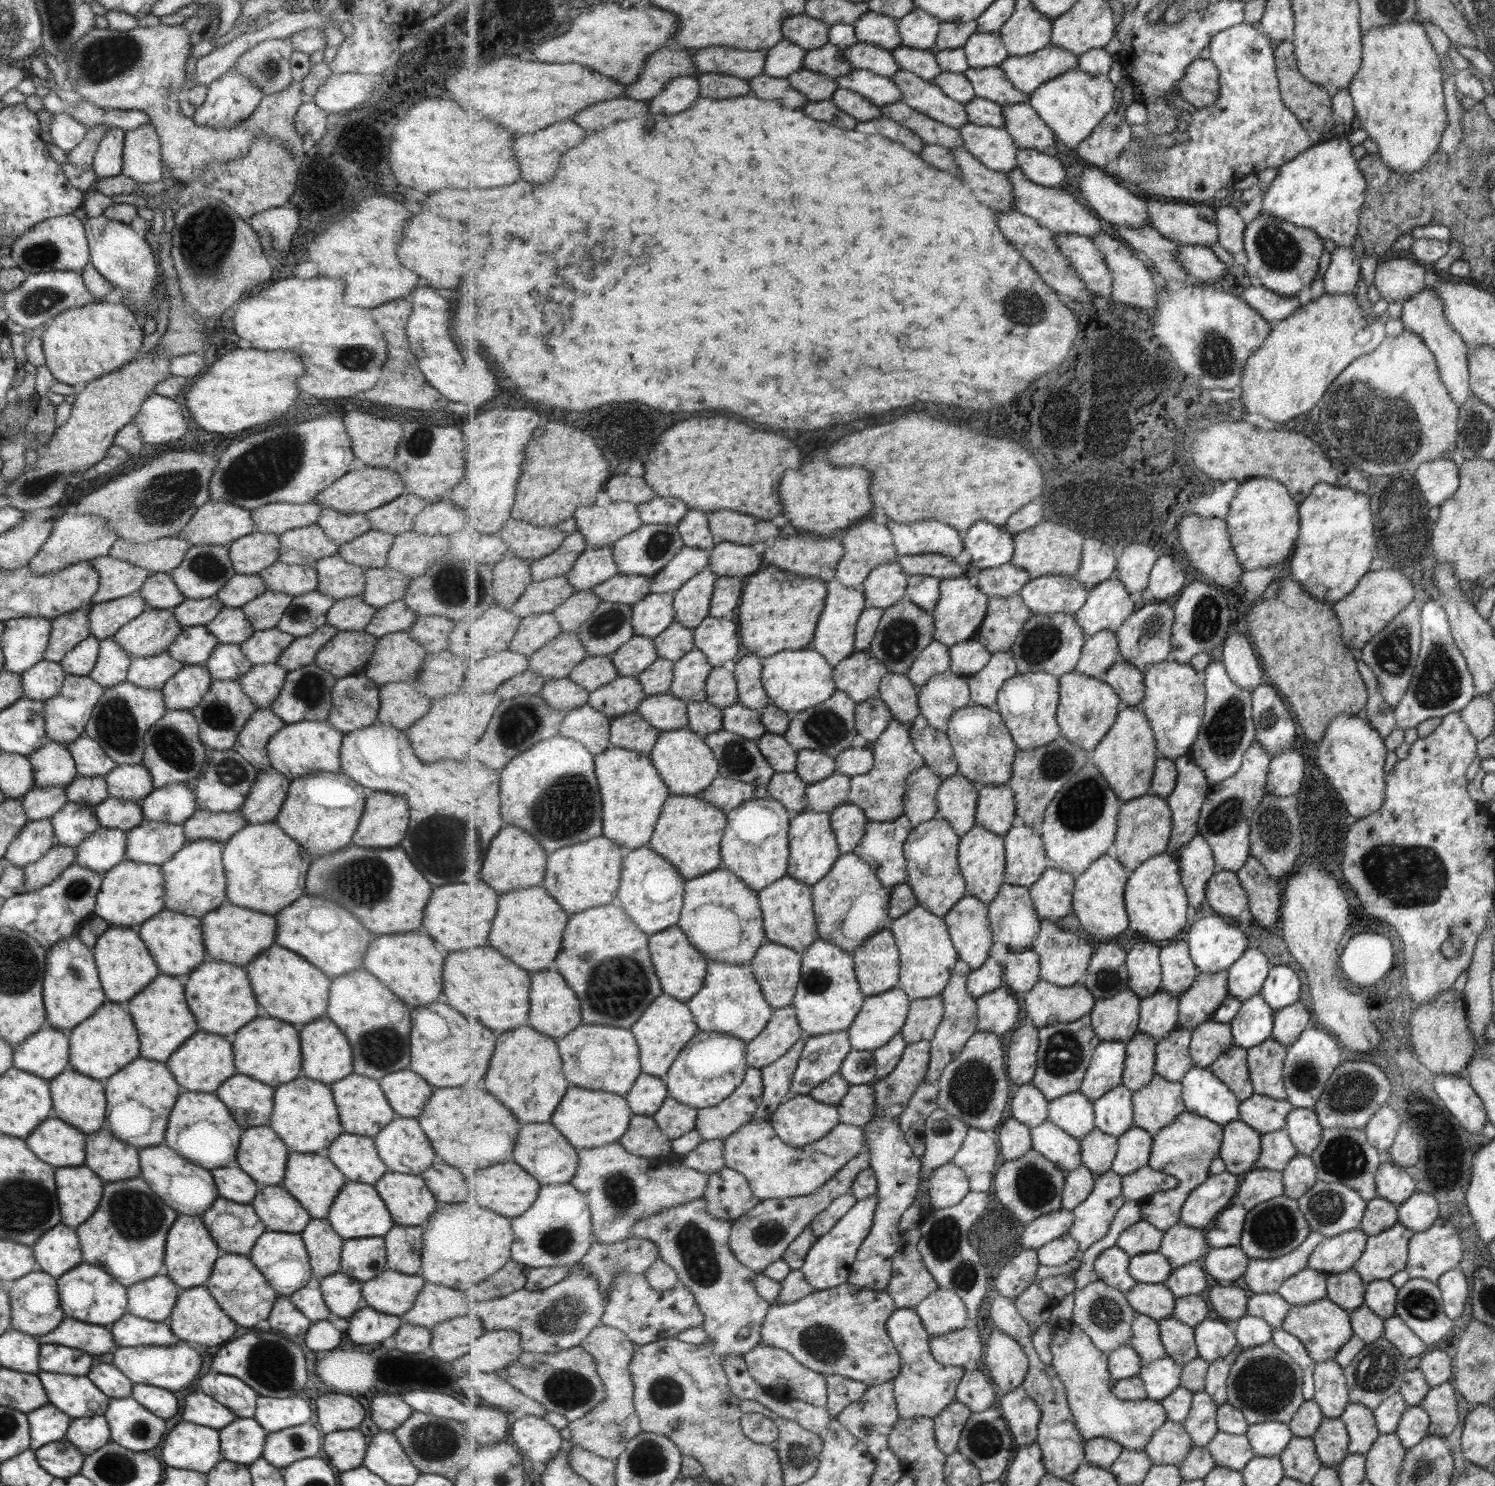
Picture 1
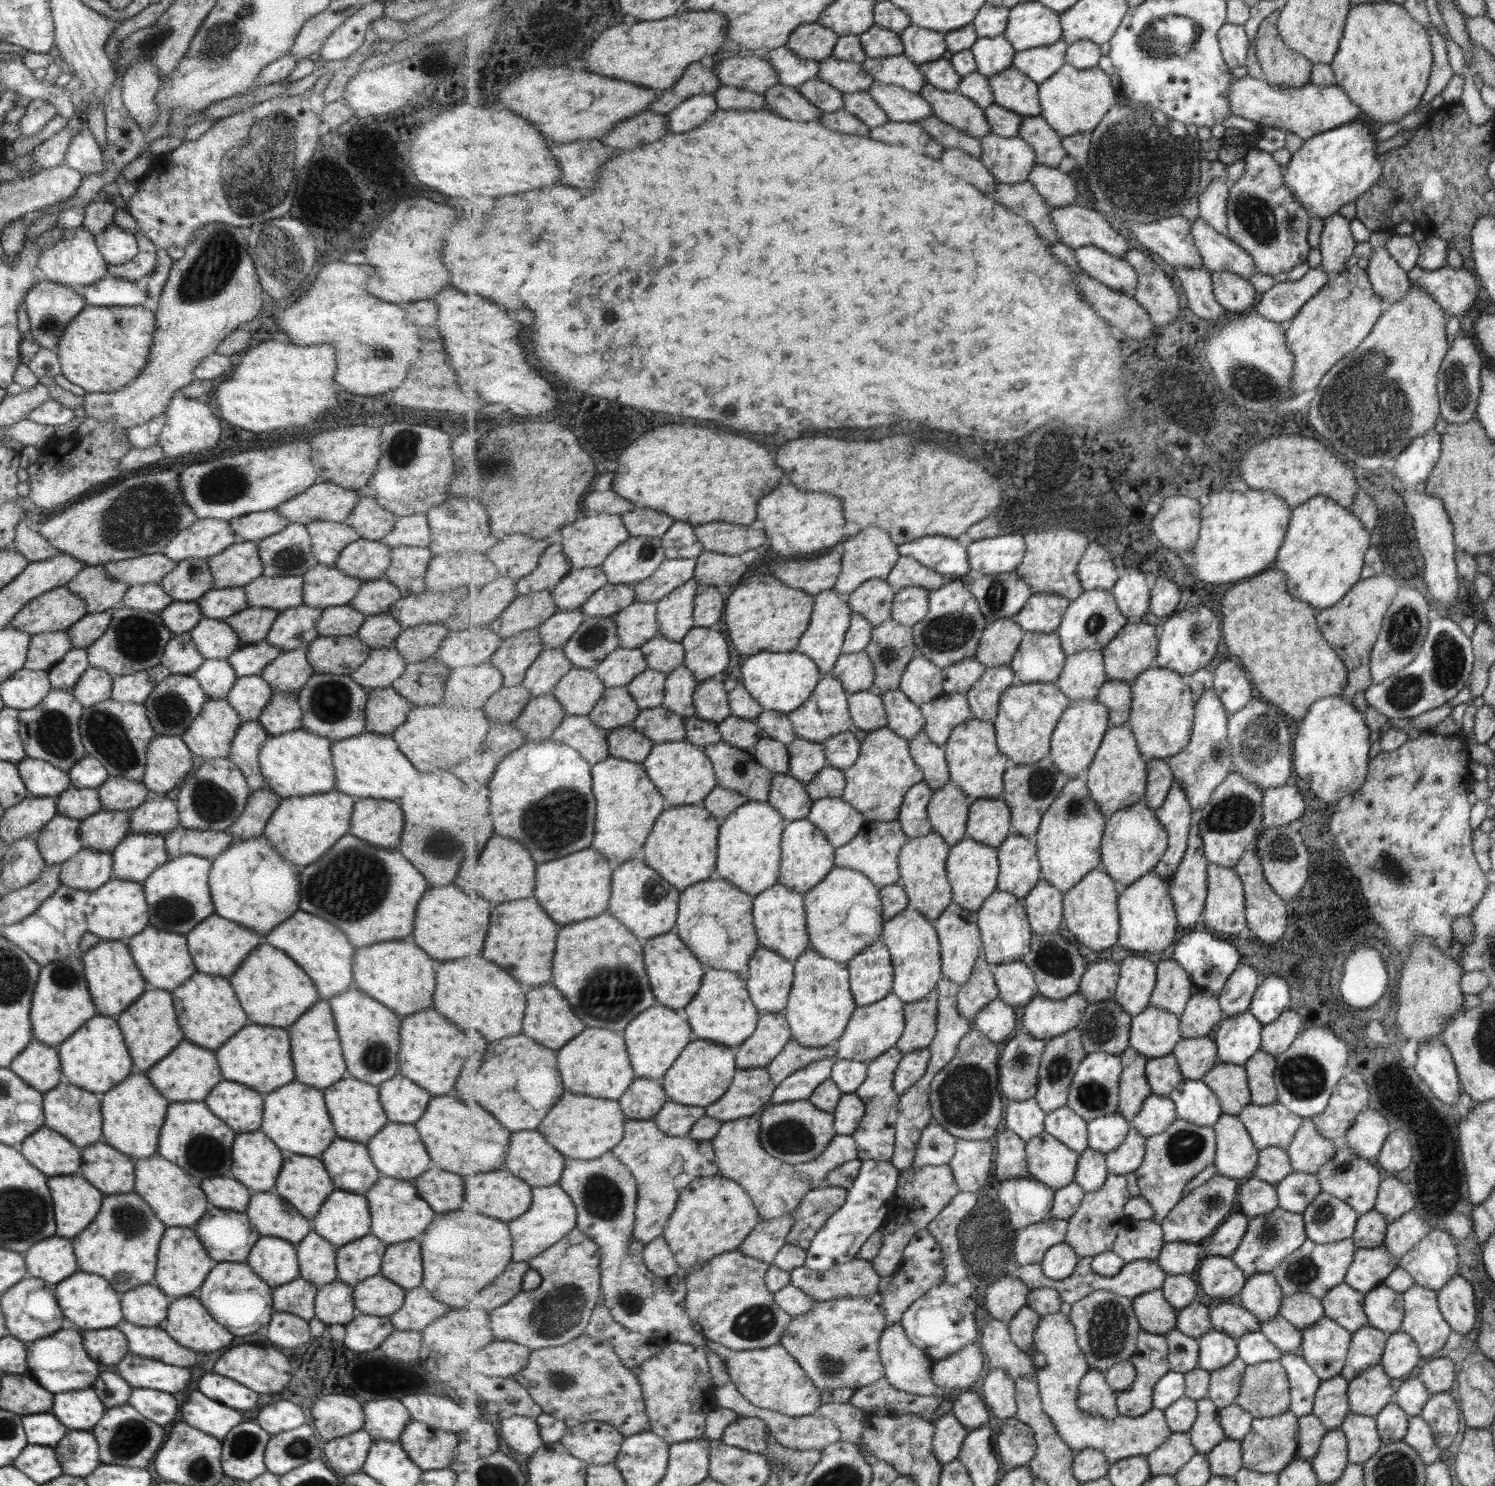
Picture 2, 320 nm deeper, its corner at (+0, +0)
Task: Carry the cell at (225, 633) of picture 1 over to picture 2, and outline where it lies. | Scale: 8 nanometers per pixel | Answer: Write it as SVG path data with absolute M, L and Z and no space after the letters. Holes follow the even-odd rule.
M202 616L189 633L204 660L226 659L241 646L235 631L221 620Z

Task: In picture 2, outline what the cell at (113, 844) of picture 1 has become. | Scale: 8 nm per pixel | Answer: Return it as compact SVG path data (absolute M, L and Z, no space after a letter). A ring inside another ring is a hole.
M82 848L60 865L59 882L77 890L92 891L112 879L110 853Z

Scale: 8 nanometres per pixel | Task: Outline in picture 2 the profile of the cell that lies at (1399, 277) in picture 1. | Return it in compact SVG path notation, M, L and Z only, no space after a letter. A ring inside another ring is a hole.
M1445 266L1436 270L1411 268L1406 273L1409 284L1421 288L1444 312L1444 316L1460 318L1475 301L1477 277L1467 270Z

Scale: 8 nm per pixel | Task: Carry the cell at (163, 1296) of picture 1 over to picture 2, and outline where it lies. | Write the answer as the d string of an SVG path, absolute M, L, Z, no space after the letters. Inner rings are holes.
M153 1283L137 1286L120 1295L123 1320L141 1327L157 1327L165 1318L168 1302L166 1296Z

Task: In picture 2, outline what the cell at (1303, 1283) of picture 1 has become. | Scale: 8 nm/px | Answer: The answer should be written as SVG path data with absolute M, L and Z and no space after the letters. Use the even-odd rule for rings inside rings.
M1307 1293L1283 1296L1279 1313L1300 1331L1315 1325L1320 1318L1324 1317L1320 1300Z

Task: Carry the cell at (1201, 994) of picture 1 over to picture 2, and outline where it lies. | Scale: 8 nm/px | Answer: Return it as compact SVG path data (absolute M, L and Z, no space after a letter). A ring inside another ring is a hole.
M1198 988L1192 994L1183 1016L1180 1016L1180 1030L1184 1039L1207 1037L1213 1034L1225 1017L1220 995Z

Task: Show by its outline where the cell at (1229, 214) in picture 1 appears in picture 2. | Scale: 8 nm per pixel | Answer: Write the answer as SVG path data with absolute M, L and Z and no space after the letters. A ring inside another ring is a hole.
M1213 182L1199 194L1198 208L1199 215L1203 217L1209 226L1227 235L1229 232L1227 201L1230 193L1230 186L1225 182Z

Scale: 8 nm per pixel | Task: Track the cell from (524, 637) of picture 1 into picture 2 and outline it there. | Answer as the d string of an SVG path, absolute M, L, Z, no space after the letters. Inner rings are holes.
M537 628L525 630L504 639L491 663L504 674L505 687L521 685L529 667L544 649L540 631Z

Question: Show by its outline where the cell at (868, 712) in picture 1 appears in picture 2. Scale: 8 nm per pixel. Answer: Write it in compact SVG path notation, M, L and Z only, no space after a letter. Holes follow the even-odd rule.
M873 690L849 694L848 707L852 713L852 722L867 733L888 726L884 699Z

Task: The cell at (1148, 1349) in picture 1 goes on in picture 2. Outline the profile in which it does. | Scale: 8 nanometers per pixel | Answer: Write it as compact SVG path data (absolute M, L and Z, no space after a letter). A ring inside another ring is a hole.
M1144 1328L1137 1334L1137 1350L1131 1356L1131 1362L1137 1369L1136 1381L1127 1389L1118 1393L1118 1409L1120 1414L1137 1417L1148 1413L1154 1407L1154 1388L1170 1371L1168 1339L1164 1335L1153 1334Z

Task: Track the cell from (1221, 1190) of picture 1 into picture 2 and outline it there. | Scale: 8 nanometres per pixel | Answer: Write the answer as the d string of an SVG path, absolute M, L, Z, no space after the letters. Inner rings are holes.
M1221 1174L1212 1176L1205 1184L1199 1185L1188 1195L1185 1195L1168 1218L1162 1223L1165 1243L1178 1242L1197 1243L1203 1238L1216 1233L1225 1220L1234 1212L1235 1202L1239 1196L1239 1179L1227 1178Z

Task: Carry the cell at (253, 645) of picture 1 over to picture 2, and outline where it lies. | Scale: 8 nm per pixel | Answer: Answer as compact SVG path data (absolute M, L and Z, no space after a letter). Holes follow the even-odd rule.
M261 640L241 645L230 654L226 661L233 669L236 678L259 675L280 652L267 641Z

